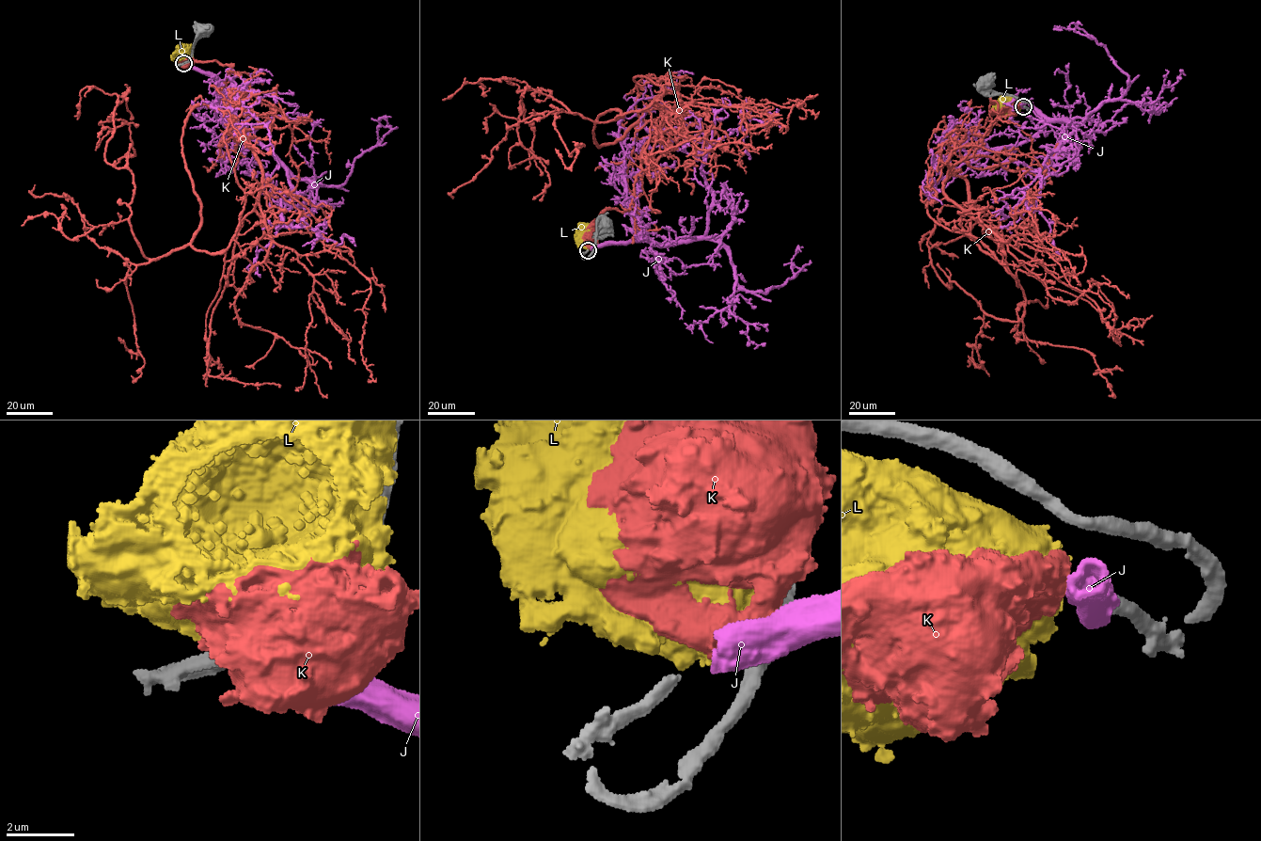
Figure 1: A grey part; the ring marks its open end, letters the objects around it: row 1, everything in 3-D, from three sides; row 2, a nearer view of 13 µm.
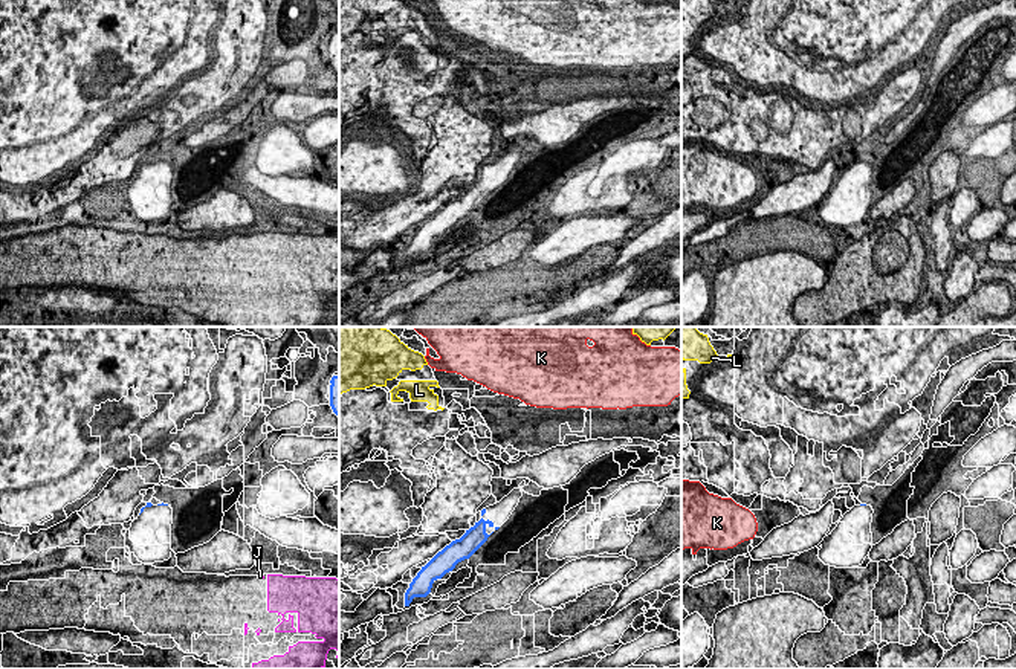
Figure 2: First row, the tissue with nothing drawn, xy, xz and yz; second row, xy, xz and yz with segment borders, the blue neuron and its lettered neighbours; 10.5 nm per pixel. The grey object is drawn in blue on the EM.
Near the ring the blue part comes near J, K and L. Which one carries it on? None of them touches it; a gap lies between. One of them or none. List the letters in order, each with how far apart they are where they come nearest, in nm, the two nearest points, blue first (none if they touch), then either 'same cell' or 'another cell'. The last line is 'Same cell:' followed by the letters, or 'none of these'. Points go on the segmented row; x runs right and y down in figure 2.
J: 1200 nm | xy (167, 504), (258, 576) | another cell
K: 1200 nm | xz (485, 509), (526, 403) | another cell
L: 1150 nm | xz (483, 509), (442, 410) | another cell
Same cell: none of these

